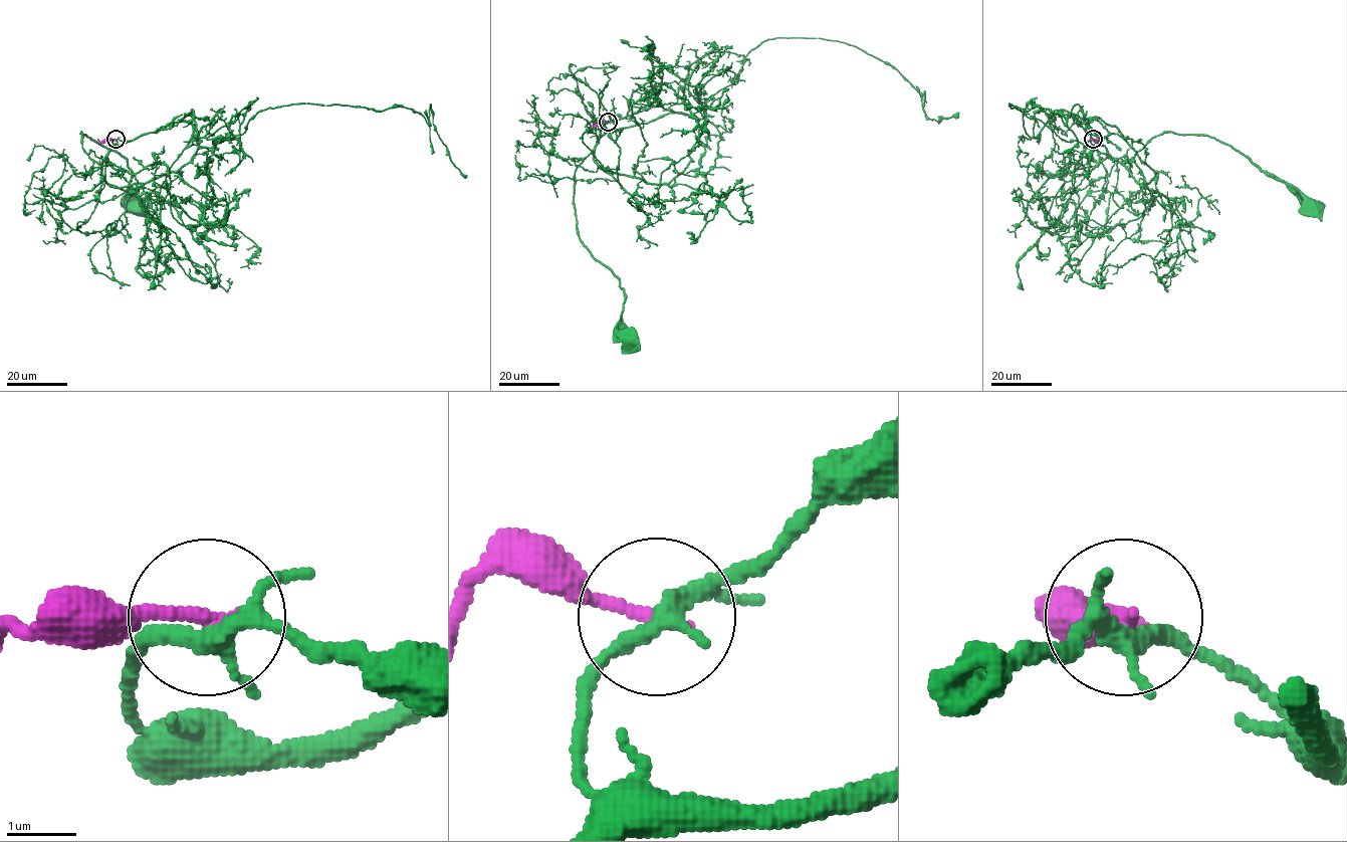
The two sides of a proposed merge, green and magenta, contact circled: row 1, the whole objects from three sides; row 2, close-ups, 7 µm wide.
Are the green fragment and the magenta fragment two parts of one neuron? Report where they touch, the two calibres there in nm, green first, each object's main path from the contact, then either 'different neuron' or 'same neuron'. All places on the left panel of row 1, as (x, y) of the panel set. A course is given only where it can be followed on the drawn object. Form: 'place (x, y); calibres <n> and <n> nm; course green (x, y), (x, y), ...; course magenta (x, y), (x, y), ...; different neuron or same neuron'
place (116, 139); calibres 240 and 180 nm; course green (116, 140), (106, 157), (96, 163), (85, 152), (81, 132), (127, 161), (132, 174), (130, 195), (137, 208); course magenta (116, 139), (97, 139); different neuron

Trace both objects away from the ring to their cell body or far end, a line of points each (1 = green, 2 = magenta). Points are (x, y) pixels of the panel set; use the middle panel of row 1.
1: (608, 122), (574, 180), (577, 233), (619, 279), (622, 329), (629, 337)
2: (608, 122), (600, 121), (590, 128)

